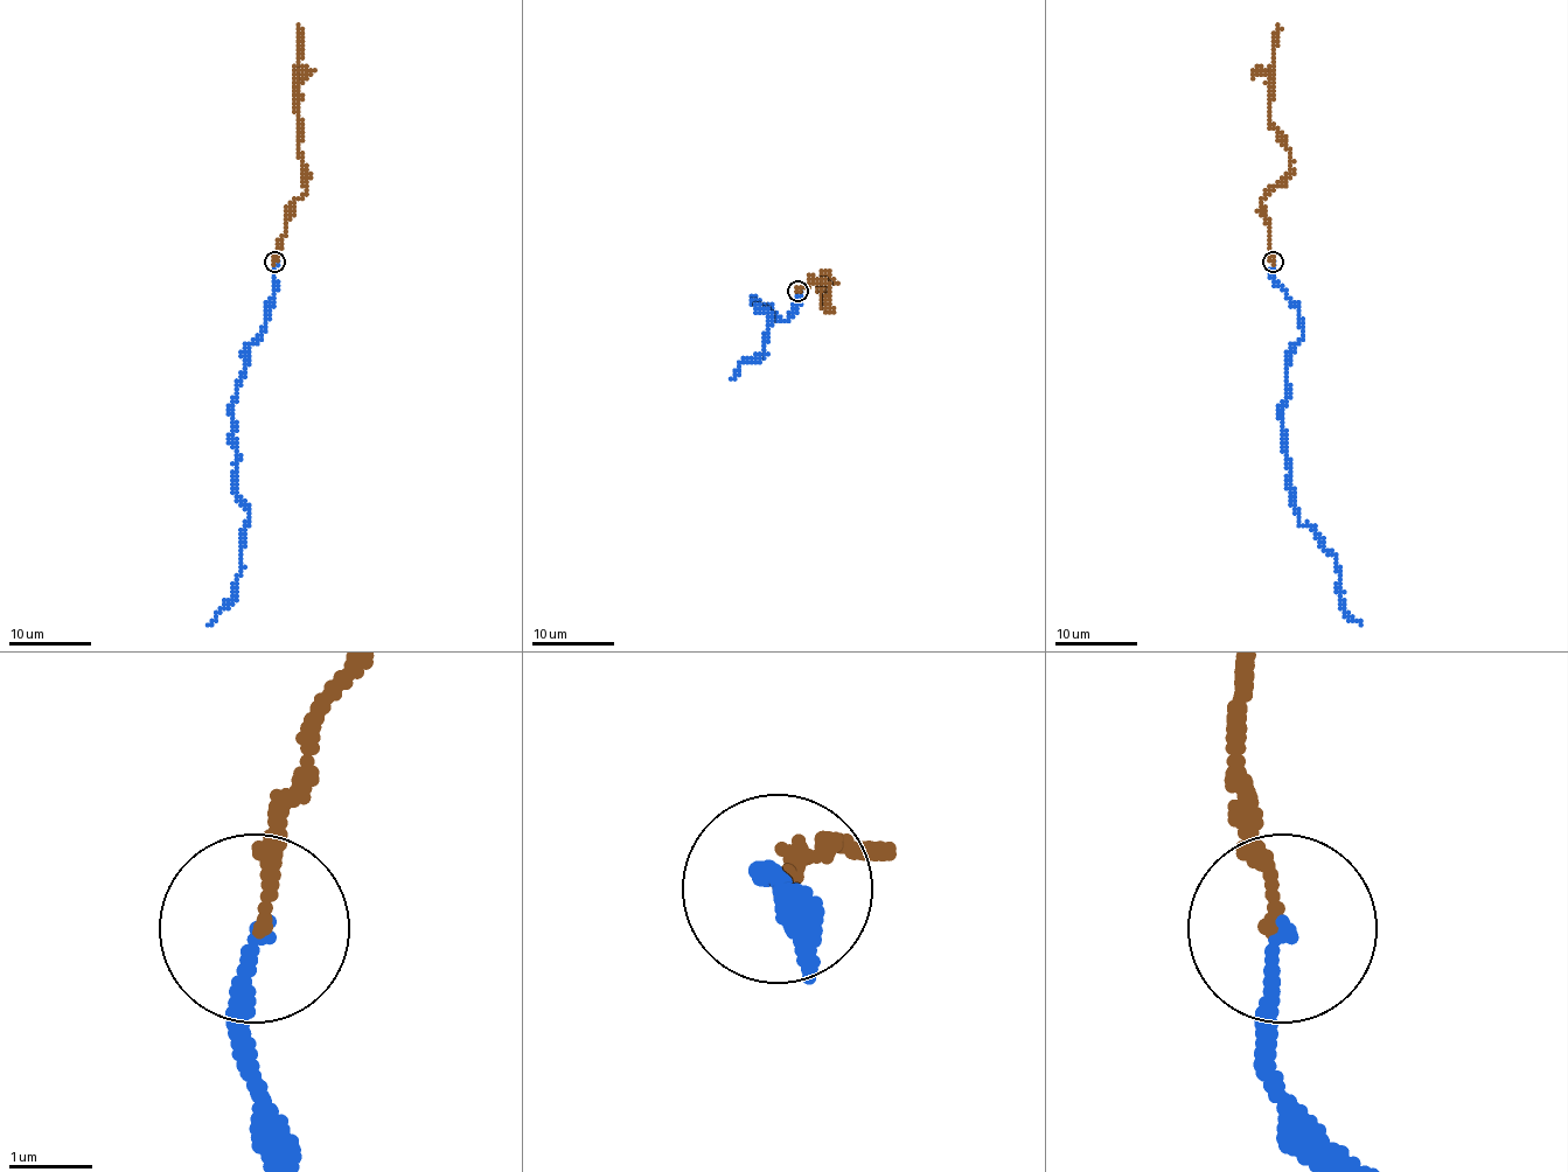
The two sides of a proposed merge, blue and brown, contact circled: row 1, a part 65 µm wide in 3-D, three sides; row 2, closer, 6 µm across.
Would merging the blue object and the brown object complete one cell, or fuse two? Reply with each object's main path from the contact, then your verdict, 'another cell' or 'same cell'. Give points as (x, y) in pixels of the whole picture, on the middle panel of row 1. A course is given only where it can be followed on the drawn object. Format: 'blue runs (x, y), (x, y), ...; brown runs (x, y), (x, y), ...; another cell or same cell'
blue runs (798, 291), (787, 320), (754, 301), (771, 315), (765, 355), (746, 358), (731, 379); brown runs (798, 291), (822, 280), (829, 286), (829, 307), (822, 307), (822, 286), (821, 297); same cell

